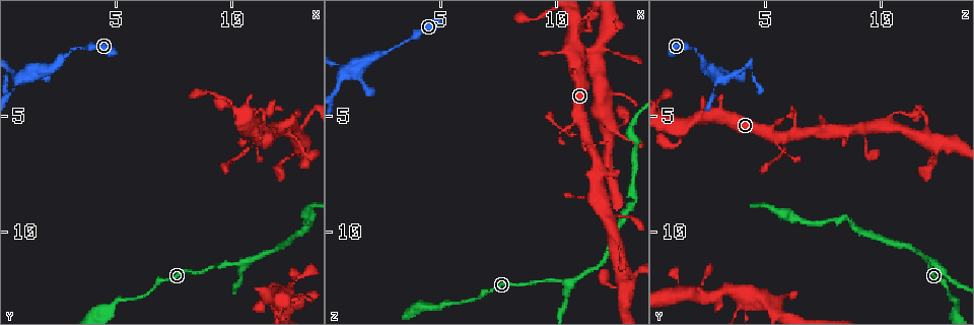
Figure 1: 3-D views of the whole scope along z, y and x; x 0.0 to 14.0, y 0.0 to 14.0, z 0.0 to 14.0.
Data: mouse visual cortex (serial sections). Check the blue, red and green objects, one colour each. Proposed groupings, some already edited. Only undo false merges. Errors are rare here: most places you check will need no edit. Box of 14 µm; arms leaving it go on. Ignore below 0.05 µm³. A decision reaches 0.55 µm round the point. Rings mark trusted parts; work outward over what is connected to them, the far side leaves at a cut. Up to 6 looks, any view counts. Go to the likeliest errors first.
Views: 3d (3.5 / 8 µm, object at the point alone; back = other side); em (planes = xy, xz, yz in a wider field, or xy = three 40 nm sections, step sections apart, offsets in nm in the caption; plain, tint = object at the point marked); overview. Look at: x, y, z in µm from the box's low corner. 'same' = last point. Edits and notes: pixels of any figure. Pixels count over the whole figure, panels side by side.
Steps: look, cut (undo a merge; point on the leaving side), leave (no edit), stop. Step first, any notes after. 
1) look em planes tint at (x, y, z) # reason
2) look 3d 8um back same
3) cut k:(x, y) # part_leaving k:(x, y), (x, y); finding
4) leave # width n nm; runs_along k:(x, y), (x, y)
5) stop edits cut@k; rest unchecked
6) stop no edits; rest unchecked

look 3d 3.5um at (10.4, 11.4, 12.2) # sharp bend

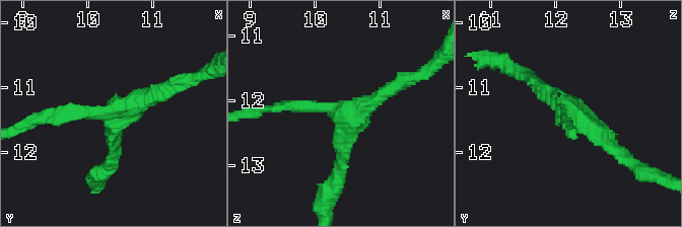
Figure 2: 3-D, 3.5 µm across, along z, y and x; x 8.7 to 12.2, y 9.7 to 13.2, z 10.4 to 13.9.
look em xy step 5 tint at (10.40, 11.30, 12.20) # arms 3; arm_widths 150, 200, 250 nm

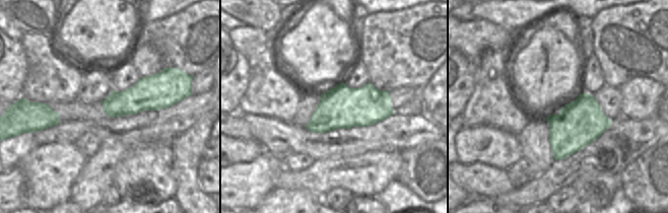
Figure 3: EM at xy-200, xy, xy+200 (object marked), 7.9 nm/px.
leave # runs_along 2:(44, 120), (107, 114), (168, 88); all the same cell

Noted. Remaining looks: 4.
look em xy step 5 tint at (11.0, 5.8, 1.3) # a narrow waist

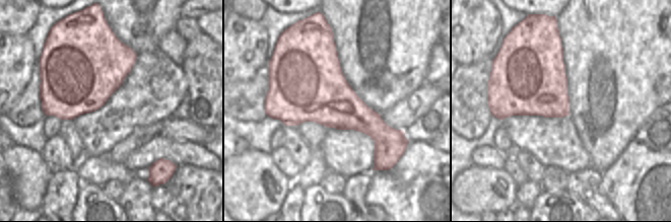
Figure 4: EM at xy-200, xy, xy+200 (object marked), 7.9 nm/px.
look 3d 3.5um same

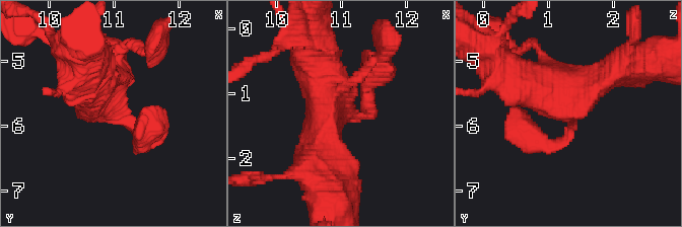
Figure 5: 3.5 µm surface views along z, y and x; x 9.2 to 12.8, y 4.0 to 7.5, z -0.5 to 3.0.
leave # continuous, no second cell

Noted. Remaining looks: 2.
look 3d 3.5um at (4.7, 13.3, 13.2)

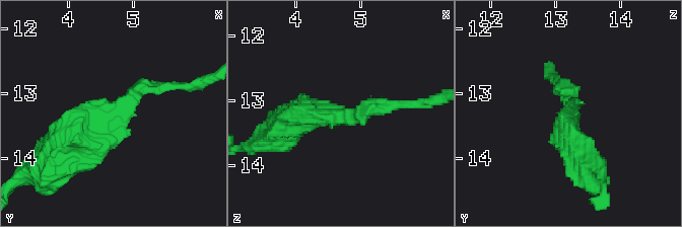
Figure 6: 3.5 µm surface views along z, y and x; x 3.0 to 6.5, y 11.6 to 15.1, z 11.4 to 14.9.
look em xy step 1 tint at (4.60, 13.30, 13.25)

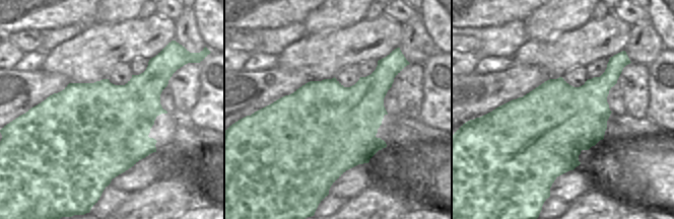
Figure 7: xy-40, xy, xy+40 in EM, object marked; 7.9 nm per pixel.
leave # runs_along 6:(164, 86), (90, 115), (56, 149); continuous, no second cell

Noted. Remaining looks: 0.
stop no edits; rest unchecked

